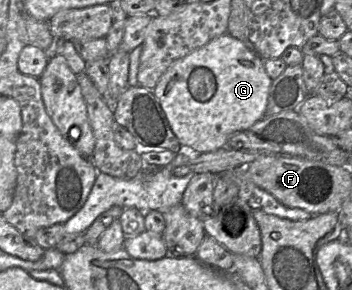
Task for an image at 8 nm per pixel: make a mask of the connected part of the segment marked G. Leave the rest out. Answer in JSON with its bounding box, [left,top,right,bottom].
[153,32,273,153]

